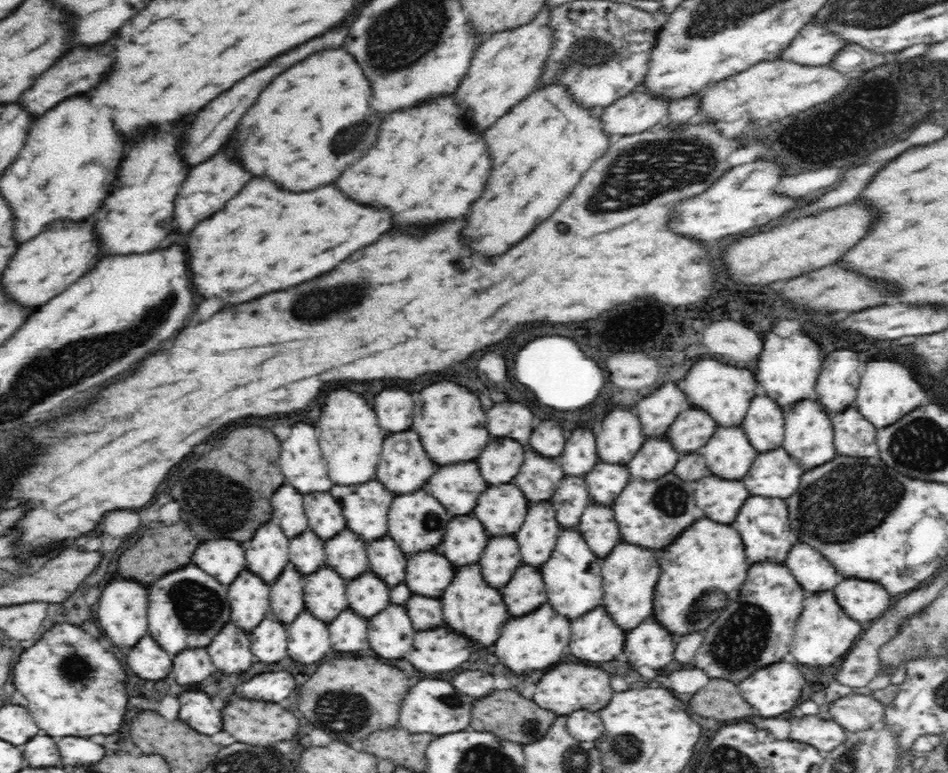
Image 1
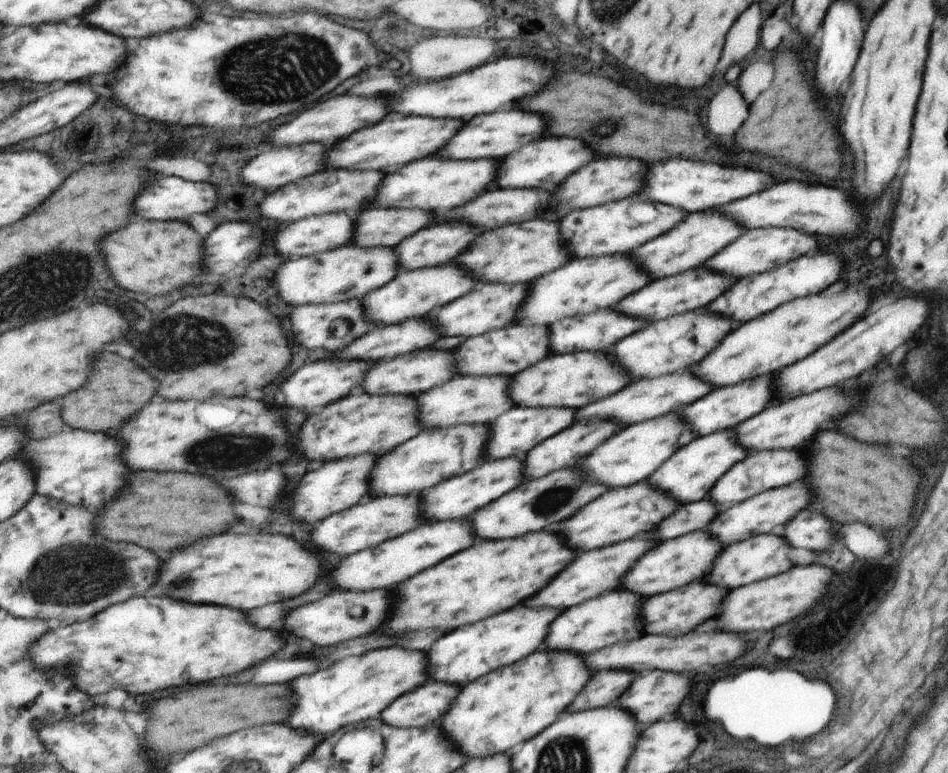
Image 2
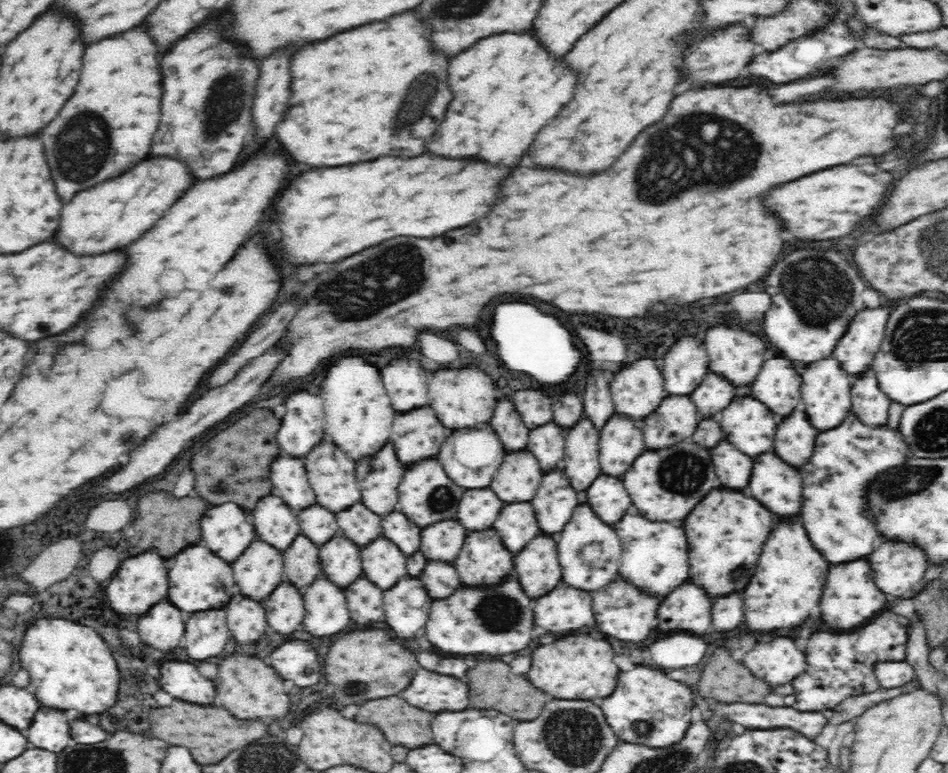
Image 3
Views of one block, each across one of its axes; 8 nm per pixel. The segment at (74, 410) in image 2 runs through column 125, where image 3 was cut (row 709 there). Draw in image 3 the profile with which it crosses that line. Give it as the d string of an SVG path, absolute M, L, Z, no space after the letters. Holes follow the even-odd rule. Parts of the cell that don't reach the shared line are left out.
M388 696L388 698L382 698L382 700L368 700L368 702L360 704L358 714L362 716L360 718L362 722L382 728L388 742L394 744L394 746L406 746L406 748L414 750L414 748L420 748L420 746L426 746L426 744L434 742L432 720L436 718L436 714L428 712L428 710L422 710L422 708L416 708L416 706L408 704L406 700L402 700L398 696Z

